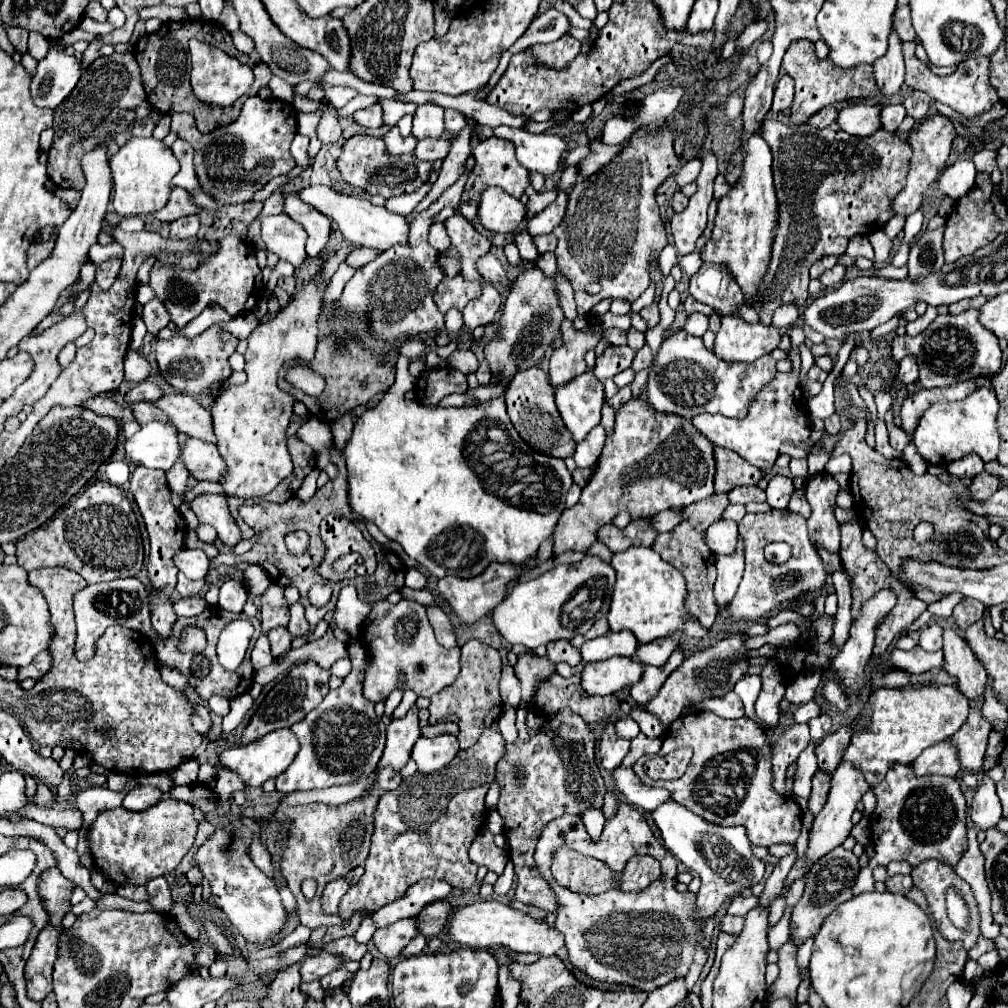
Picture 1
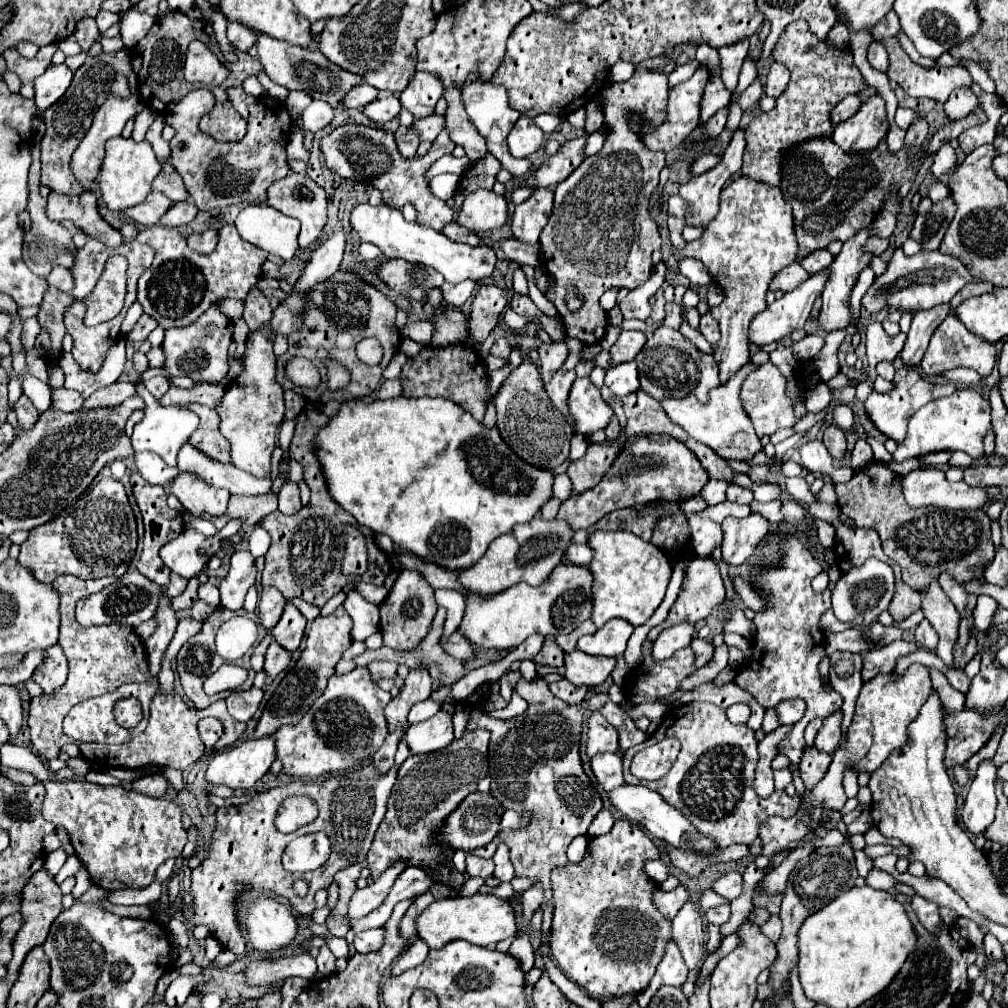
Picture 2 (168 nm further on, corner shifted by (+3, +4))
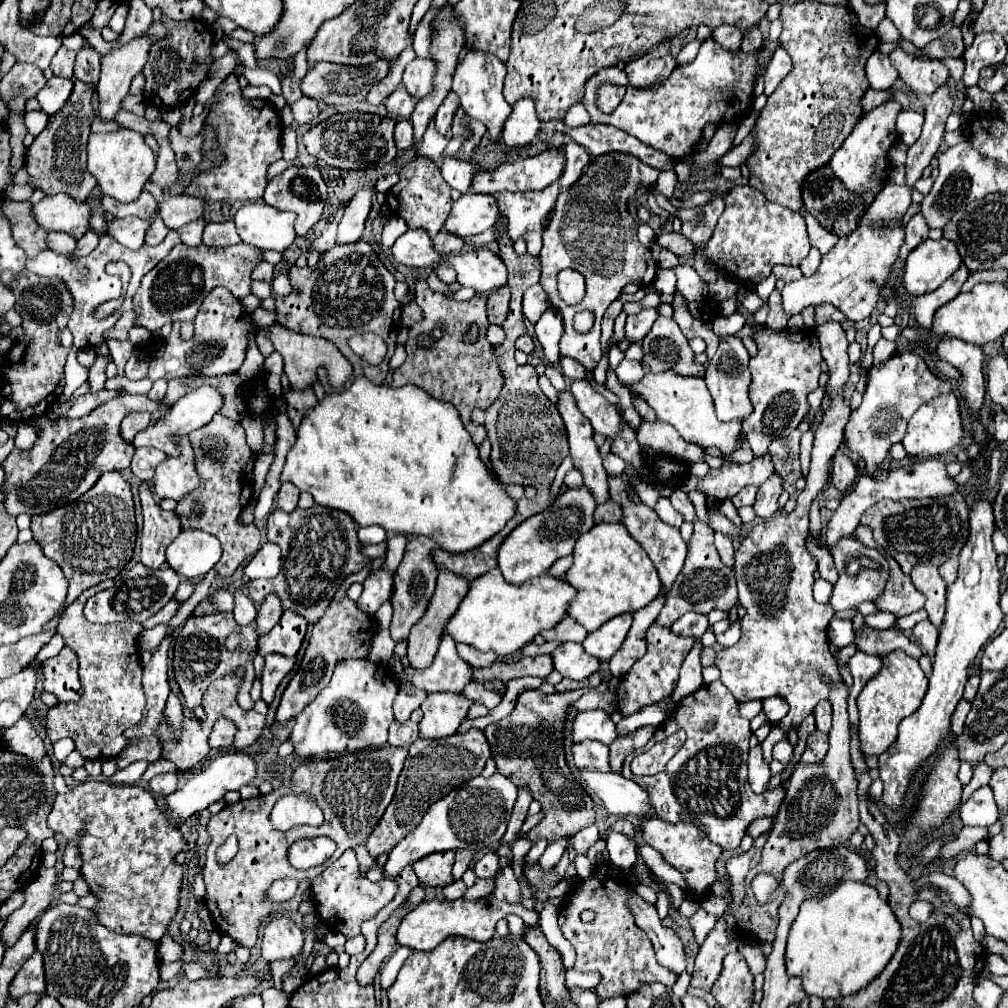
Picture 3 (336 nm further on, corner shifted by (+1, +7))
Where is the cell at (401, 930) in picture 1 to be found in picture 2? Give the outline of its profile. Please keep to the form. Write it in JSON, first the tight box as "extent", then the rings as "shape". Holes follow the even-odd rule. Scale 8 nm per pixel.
{"extent":[354,928,384,952],"shape":[[[384,928],[360,932],[354,940],[354,948],[358,952],[372,952],[372,950],[378,950],[382,944],[384,944]]]}

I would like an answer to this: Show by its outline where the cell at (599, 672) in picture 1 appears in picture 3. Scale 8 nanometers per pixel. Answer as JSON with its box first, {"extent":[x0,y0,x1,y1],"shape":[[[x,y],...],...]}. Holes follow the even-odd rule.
{"extent":[550,643,600,681],"shape":[[[562,643],[550,653],[550,657],[552,657],[554,669],[562,673],[562,677],[568,677],[574,681],[584,681],[594,671],[600,669],[600,661],[588,655],[580,643]]]}

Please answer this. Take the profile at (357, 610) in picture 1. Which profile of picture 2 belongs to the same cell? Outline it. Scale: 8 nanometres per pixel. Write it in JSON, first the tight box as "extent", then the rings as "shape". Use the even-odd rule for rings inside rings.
{"extent":[354,582,388,604],"shape":[[[356,582],[354,584],[354,590],[358,590],[370,604],[382,604],[388,590],[384,586],[374,586],[374,584],[368,584],[368,582]]]}

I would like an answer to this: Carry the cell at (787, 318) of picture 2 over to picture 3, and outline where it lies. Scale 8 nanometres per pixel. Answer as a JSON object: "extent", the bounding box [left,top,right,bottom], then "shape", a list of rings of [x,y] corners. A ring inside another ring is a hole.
{"extent":[782,219,904,323],"shape":[[[902,219],[896,225],[884,225],[876,221],[874,225],[858,225],[846,237],[840,237],[838,243],[822,257],[818,271],[812,277],[802,277],[798,281],[786,283],[782,291],[782,303],[786,315],[798,315],[808,305],[830,303],[838,307],[850,321],[858,323],[872,315],[880,289],[890,281],[892,265],[898,259],[898,251],[904,243]]]}

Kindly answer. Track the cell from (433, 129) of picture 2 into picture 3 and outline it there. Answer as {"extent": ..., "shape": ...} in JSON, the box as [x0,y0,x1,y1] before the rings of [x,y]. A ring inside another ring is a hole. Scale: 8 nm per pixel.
{"extent":[436,91,458,135],"shape":[[[450,91],[448,97],[444,99],[444,103],[440,105],[438,117],[436,117],[436,127],[438,127],[440,135],[446,135],[448,129],[452,127],[452,119],[454,119],[456,109],[458,109],[458,95],[454,91]]]}

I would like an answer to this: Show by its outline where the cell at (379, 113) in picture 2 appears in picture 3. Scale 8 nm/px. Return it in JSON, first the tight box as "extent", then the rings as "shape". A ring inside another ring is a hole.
{"extent":[386,89,414,119],"shape":[[[396,89],[388,99],[386,99],[386,107],[392,115],[400,115],[404,119],[410,117],[410,113],[414,111],[414,97],[410,97],[404,89]]]}

